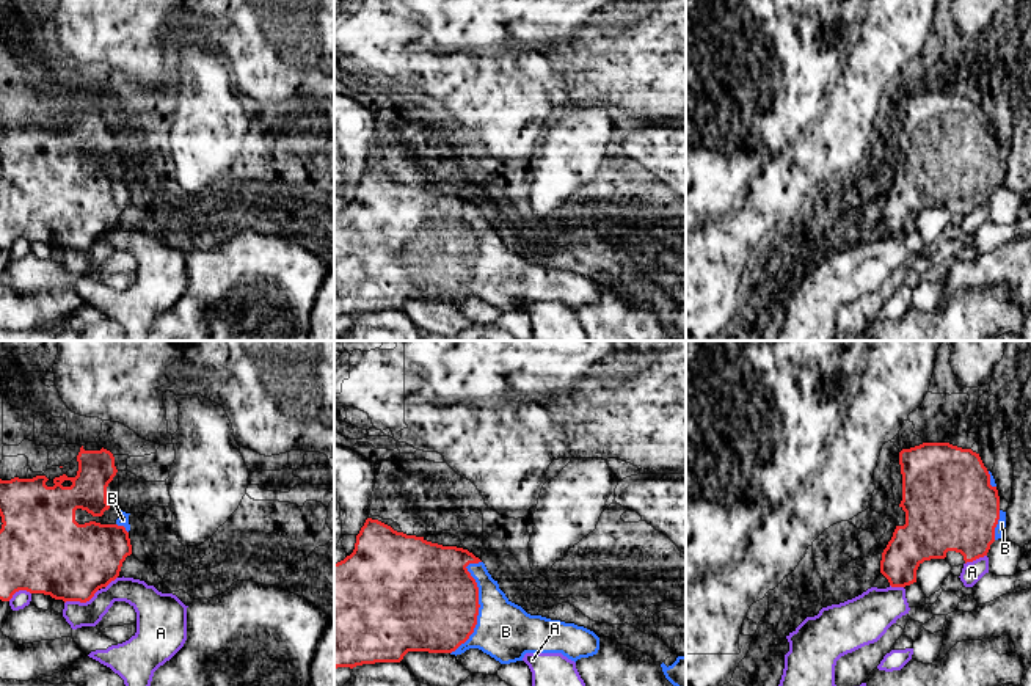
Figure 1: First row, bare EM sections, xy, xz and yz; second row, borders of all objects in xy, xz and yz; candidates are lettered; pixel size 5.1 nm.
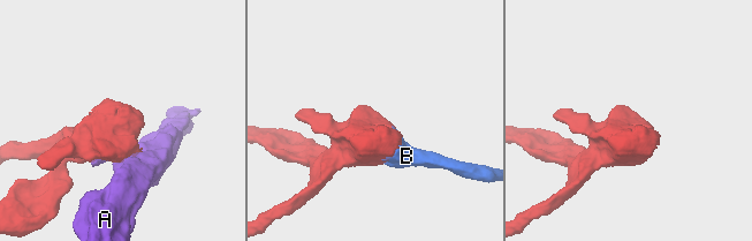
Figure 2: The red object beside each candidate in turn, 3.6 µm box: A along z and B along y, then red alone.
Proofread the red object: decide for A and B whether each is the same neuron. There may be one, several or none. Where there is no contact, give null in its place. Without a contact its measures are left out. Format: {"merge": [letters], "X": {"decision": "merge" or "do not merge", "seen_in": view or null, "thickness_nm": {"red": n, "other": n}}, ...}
{"merge": ["B"], "A": {"decision": "do not merge", "seen_in": "xy", "thickness_nm": {"red": 400, "other": 130}}, "B": {"decision": "merge", "seen_in": "xz", "thickness_nm": {"red": 500, "other": 300}}}

